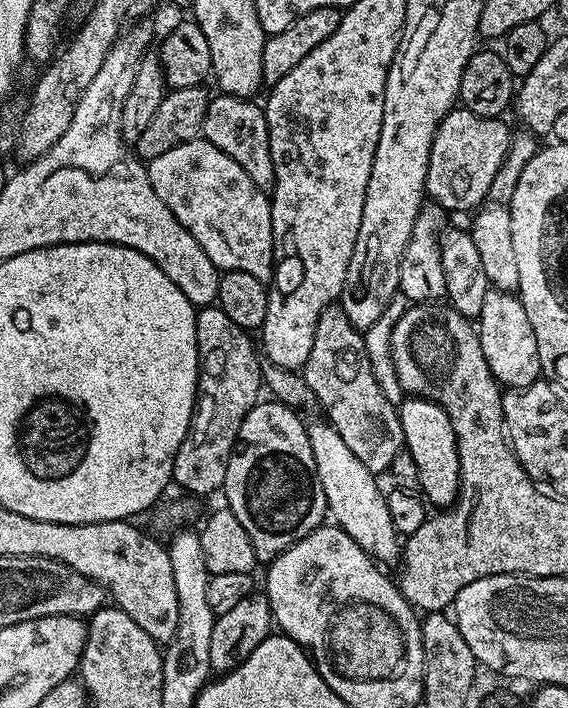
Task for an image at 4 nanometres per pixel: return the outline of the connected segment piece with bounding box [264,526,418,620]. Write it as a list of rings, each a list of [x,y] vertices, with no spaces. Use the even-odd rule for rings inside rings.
[[[321,526],[298,543],[292,544],[287,551],[269,563],[265,593],[272,605],[273,619],[280,616],[328,616],[336,600],[348,600],[348,596],[368,596],[368,600],[380,600],[392,608],[392,616],[417,616],[417,611],[402,594],[399,585],[394,583],[378,568],[375,559],[350,538],[338,526]]]

